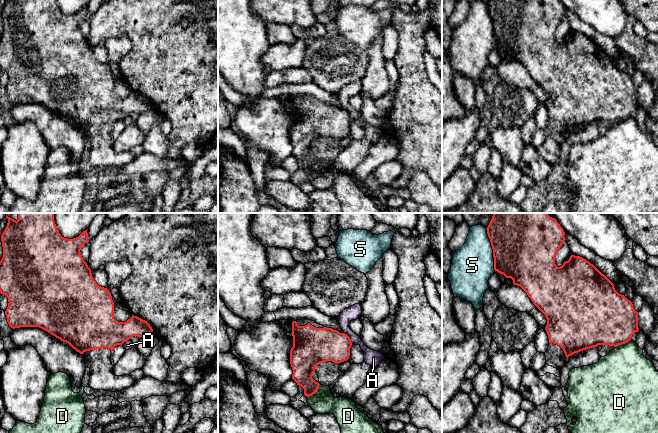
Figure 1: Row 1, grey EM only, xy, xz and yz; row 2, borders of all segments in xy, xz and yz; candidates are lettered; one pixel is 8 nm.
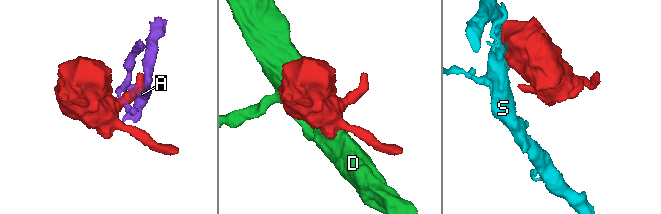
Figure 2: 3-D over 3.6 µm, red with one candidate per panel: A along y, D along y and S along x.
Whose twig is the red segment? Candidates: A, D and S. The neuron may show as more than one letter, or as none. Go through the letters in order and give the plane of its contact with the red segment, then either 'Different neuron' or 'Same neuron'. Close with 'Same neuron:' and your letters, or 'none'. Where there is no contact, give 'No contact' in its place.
A: Touches red in xz. Different neuron
D: Touches red in xz. Different neuron
S: Touches red in yz. Different neuron
Same neuron: none

